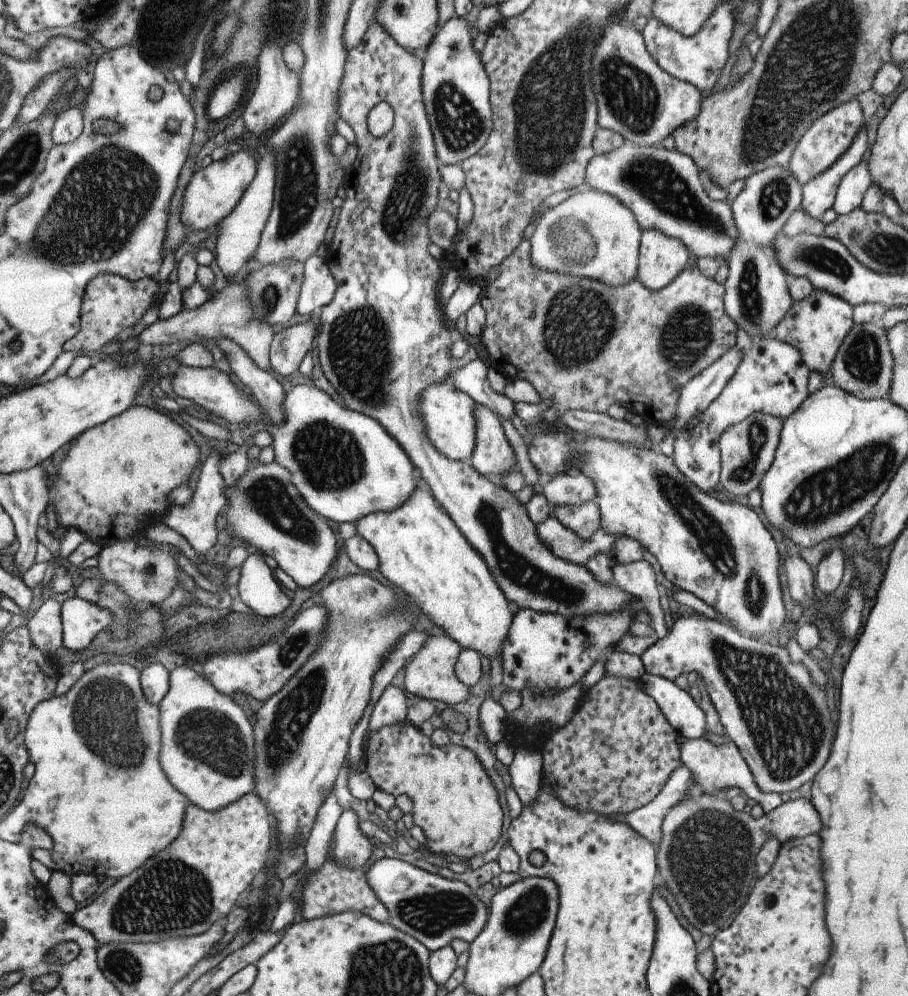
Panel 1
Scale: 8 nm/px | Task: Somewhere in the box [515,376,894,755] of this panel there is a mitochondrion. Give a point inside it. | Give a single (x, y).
(727, 556)

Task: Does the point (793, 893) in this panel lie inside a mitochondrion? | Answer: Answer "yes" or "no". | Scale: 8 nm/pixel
no

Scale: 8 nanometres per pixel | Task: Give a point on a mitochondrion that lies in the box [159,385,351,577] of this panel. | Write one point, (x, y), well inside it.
(268, 495)

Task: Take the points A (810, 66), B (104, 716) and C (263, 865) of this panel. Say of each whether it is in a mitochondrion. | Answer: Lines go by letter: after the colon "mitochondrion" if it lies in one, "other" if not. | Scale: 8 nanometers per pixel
A: mitochondrion
B: mitochondrion
C: other

